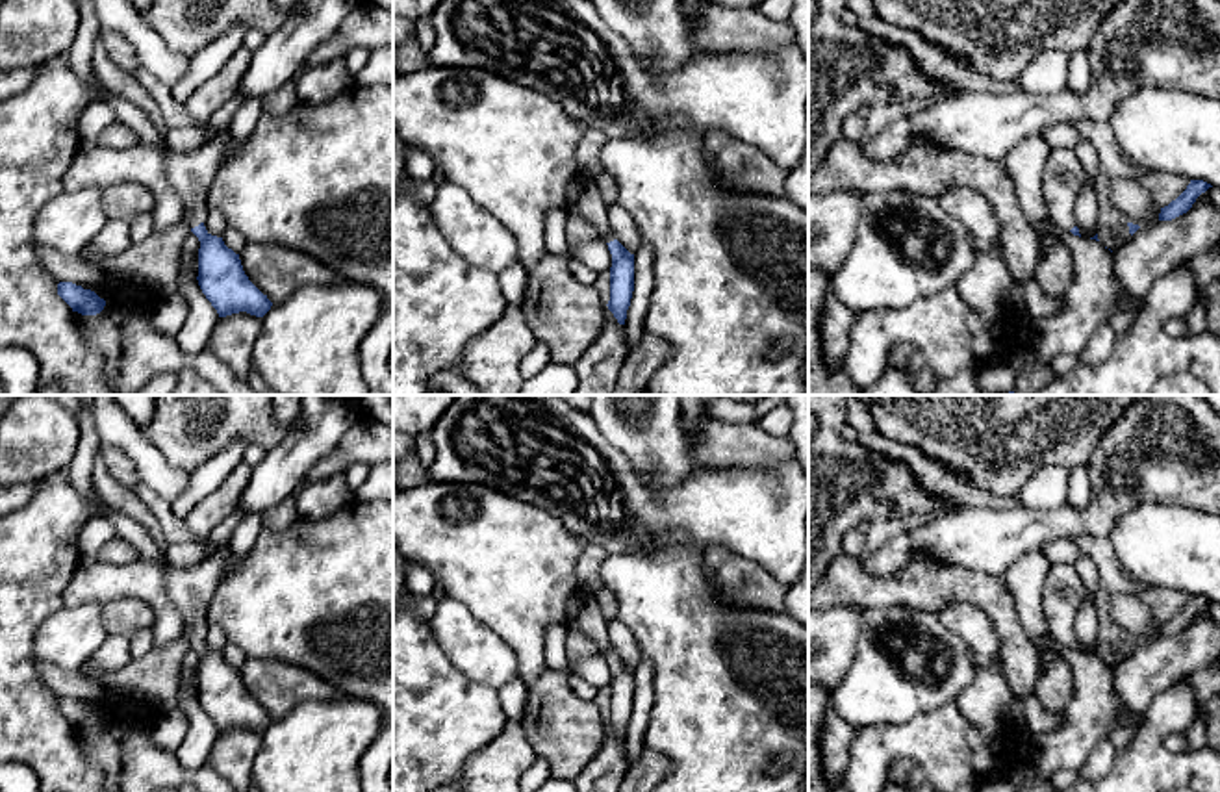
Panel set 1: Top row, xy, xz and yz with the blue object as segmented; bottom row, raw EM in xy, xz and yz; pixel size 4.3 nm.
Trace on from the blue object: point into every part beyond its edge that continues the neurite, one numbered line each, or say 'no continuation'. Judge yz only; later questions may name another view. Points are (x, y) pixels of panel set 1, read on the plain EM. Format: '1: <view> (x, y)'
1: yz (1063, 592)

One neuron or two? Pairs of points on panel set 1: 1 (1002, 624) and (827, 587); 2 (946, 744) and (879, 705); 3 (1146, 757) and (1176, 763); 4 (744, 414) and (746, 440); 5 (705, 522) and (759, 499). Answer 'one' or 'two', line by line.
1: one
2: two
3: one
4: two
5: one

